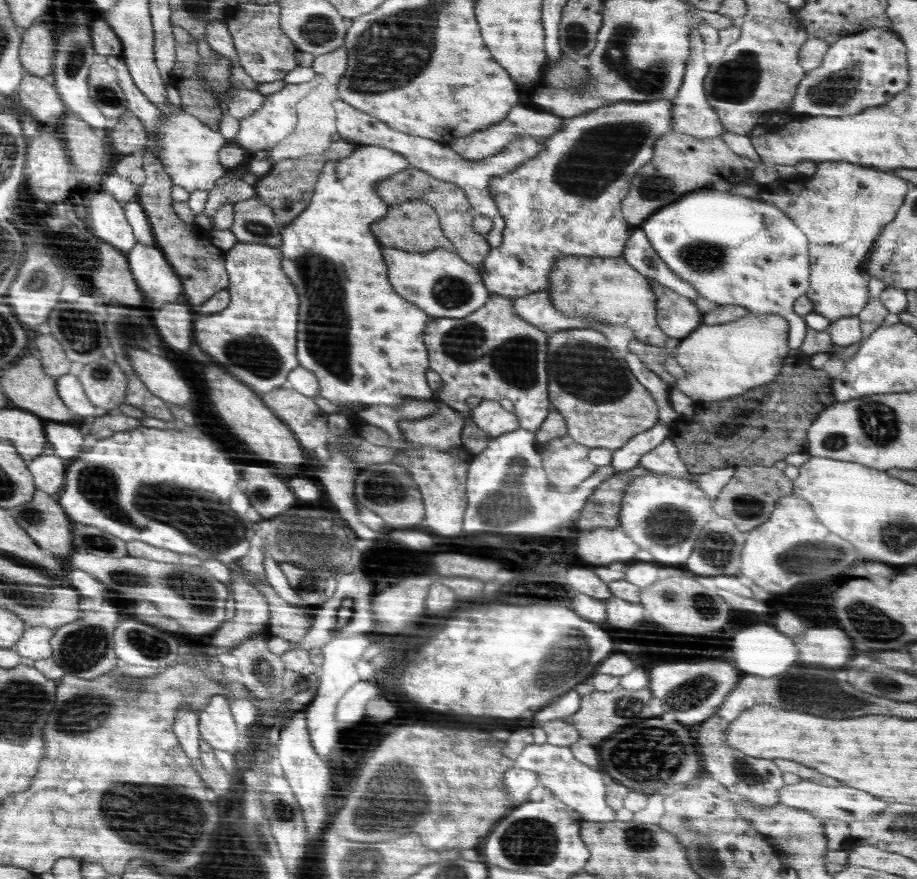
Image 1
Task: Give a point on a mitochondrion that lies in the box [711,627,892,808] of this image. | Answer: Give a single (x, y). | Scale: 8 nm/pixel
(787, 694)

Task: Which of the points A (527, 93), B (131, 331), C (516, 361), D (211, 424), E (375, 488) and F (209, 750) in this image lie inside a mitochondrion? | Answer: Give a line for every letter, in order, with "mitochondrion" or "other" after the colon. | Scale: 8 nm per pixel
A: other
B: mitochondrion
C: mitochondrion
D: other
E: mitochondrion
F: other

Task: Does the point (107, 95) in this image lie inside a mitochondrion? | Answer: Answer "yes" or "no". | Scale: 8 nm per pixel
yes

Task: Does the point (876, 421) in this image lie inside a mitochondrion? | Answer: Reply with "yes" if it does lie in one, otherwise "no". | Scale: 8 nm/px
yes

